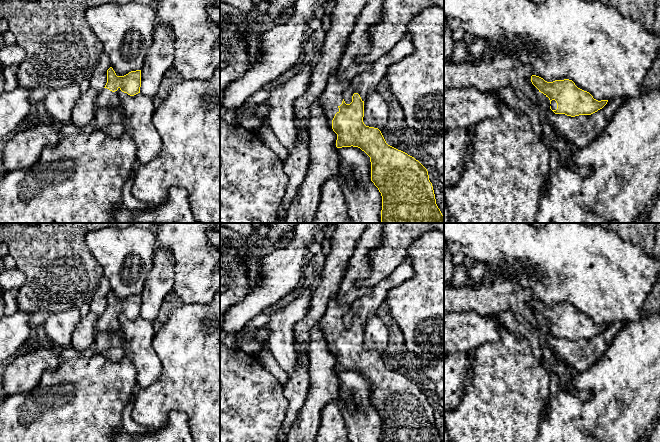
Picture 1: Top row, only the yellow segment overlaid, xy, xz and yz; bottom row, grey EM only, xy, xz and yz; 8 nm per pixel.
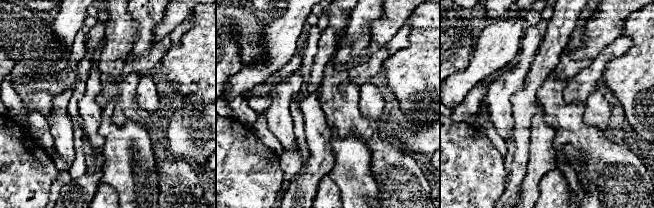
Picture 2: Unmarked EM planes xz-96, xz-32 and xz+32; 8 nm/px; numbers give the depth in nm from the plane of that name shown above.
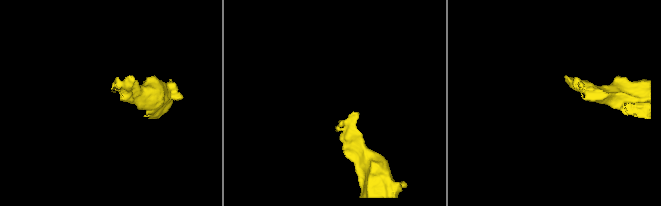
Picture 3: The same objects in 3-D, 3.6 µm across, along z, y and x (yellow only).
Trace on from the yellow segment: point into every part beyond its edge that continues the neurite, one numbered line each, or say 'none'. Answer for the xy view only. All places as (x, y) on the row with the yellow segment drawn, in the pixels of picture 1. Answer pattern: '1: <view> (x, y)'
1: xy (106, 98)

